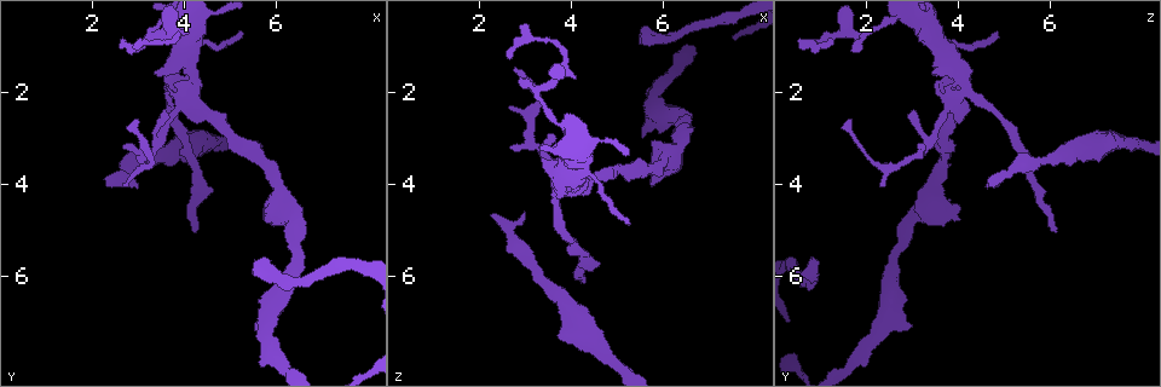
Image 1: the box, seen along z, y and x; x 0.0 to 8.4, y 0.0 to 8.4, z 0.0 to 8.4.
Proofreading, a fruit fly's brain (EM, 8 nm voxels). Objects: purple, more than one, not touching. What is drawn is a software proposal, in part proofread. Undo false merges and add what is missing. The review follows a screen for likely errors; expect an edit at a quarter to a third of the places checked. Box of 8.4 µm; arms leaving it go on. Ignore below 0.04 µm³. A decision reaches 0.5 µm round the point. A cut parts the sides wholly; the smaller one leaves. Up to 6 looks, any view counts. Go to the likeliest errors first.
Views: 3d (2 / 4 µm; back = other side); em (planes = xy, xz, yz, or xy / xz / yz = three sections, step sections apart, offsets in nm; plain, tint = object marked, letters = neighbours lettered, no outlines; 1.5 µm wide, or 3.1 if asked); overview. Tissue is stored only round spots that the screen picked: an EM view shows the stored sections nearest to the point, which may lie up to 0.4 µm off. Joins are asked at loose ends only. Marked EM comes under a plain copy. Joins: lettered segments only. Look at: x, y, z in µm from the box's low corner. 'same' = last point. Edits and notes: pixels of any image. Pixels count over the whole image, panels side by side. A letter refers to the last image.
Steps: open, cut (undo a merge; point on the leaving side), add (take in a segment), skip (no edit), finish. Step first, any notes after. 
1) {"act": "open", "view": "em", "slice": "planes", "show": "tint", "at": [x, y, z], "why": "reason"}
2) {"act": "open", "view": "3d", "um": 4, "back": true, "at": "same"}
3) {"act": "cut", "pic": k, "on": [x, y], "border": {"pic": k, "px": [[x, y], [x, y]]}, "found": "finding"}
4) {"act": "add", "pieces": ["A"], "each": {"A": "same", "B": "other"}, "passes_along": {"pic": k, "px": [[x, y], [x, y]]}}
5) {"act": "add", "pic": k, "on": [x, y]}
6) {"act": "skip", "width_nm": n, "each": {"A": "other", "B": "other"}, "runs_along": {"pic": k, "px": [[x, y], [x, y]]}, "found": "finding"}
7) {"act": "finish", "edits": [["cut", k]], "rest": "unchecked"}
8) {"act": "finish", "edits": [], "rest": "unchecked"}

{"act": "open", "view": "em", "slice": "xz", "step": 4, "show": "letters", "at": [5.80, 5.60, 0.95], "why": "free end"}

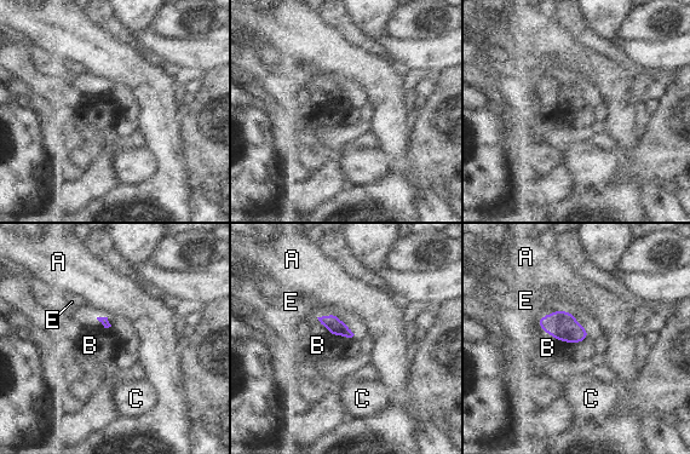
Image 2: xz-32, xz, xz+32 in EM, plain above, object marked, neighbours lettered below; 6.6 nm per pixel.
{"act": "open", "view": "em", "slice": "planes", "show": "letters", "at": "same", "why": "another direction"}

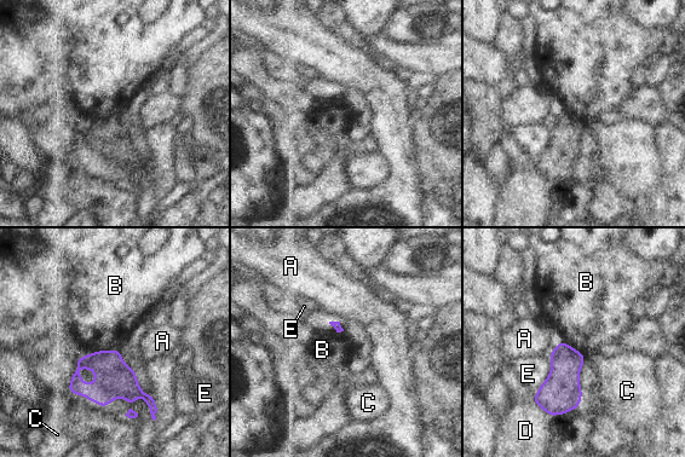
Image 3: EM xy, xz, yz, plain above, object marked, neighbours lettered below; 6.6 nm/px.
{"act": "skip", "longest_contact_nm": ["E", 320], "each": {"A": "other", "B": "other", "C": "other", "D": "other", "E": "other"}, "found": "no lettered segment goes on from it"}

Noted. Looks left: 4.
{"act": "open", "view": "3d", "um": 2, "back": true, "at": [4.20, 5.00, 6.15], "why": "end of a long branch"}

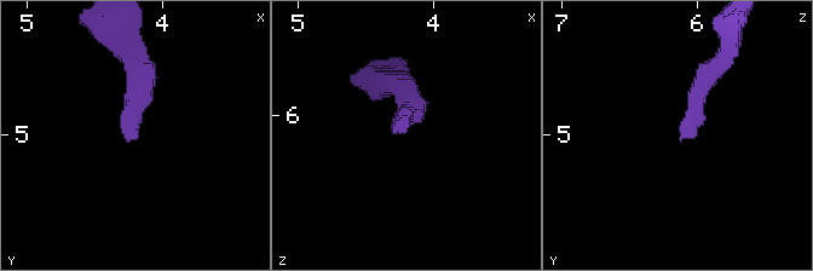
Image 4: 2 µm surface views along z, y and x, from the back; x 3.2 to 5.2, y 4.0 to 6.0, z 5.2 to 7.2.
{"act": "open", "view": "em", "slice": "planes", "show": "letters", "at": [4.18, 5.02, 6.12]}

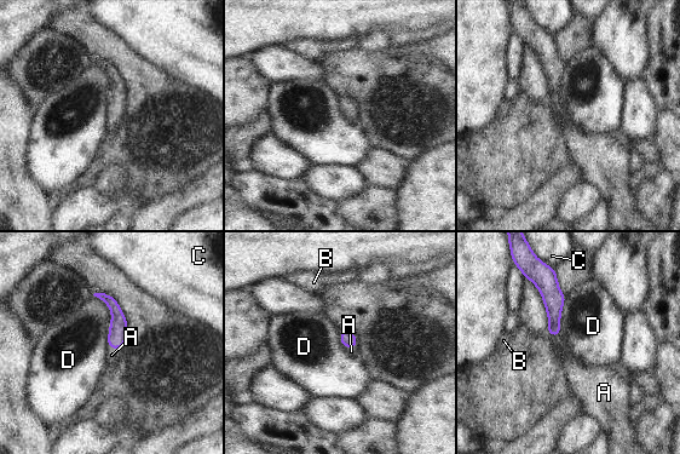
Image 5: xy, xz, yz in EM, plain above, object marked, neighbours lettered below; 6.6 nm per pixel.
{"act": "add", "pieces": ["A"], "each": {"A": "same", "B": "other", "C": "other", "D": "other"}, "passes_along": {"pic": 5, "px": [[117, 331], [110, 348], [111, 355]]}, "found": "the neuron continues"}

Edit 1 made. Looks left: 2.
{"act": "open", "view": "overview", "why": "redraw"}

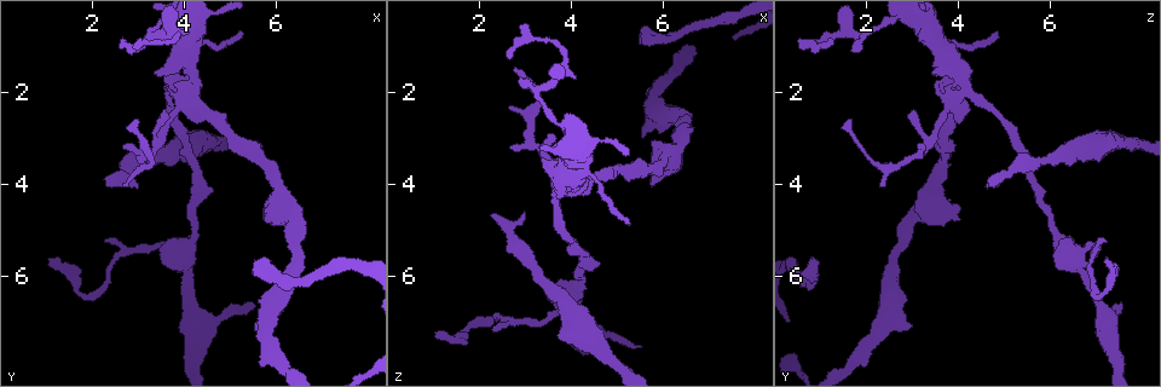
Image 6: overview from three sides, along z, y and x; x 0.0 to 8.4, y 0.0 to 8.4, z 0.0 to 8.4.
{"act": "open", "view": "em", "slice": "planes", "show": "letters", "at": [2.25, 3.85, 4.70], "why": "free end"}

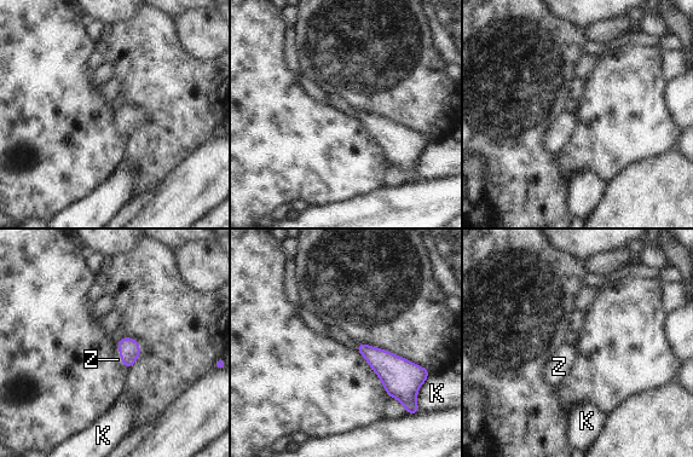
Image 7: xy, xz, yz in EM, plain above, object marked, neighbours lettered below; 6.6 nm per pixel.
{"act": "add", "pieces": ["Z"], "each": {"K": "other", "Z": "same"}, "passes_along": {"pic": 7, "px": [[130, 350], [120, 354], [117, 359]]}, "found": "it goes on there"}

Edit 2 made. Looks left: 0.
{"act": "finish", "edits": [["add", 5], ["add", 7]], "rest": "unchecked"}

